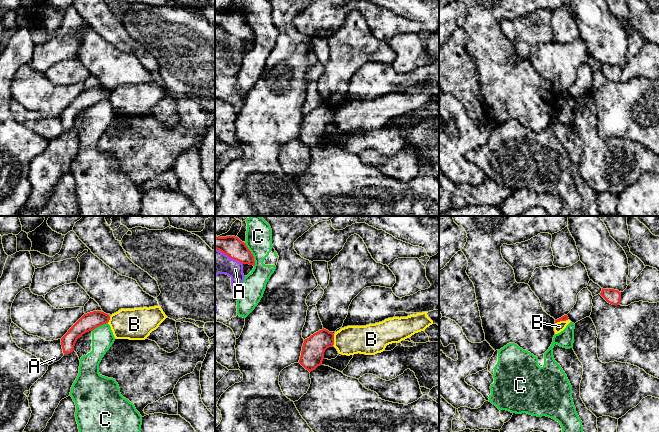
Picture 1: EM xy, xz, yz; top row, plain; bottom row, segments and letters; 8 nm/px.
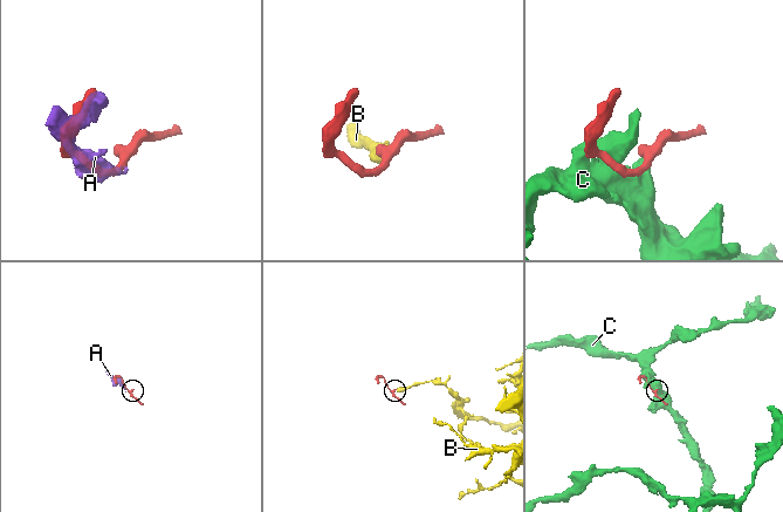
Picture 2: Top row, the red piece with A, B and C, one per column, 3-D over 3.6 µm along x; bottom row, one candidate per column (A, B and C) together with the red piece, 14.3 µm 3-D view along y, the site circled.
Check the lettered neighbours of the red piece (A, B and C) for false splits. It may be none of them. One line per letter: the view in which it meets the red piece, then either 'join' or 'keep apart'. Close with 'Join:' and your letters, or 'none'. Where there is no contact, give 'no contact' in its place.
A: xz | keep apart
B: xz | keep apart
C: xz | keep apart
Join: none

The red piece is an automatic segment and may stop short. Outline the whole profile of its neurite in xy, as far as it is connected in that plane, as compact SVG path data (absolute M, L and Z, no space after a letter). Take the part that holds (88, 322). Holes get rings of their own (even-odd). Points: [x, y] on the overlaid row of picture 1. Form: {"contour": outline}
{"contour": "M93 311L84 314L61 338L61 345L64 355L74 351L74 346L78 338L95 328L108 323L110 316L101 311Z"}

